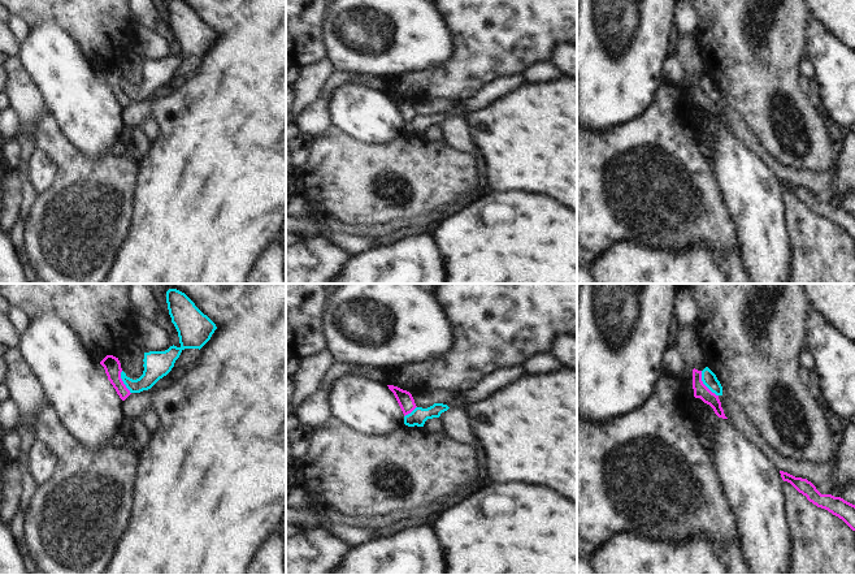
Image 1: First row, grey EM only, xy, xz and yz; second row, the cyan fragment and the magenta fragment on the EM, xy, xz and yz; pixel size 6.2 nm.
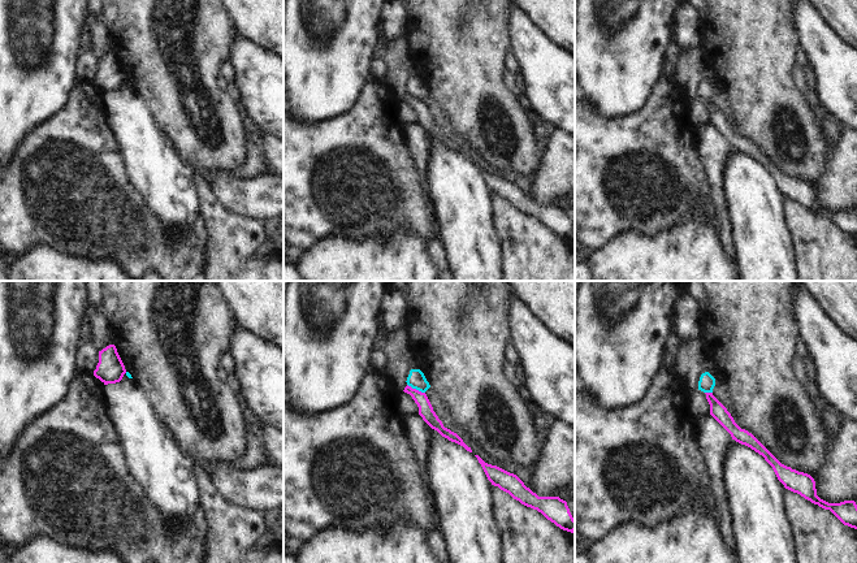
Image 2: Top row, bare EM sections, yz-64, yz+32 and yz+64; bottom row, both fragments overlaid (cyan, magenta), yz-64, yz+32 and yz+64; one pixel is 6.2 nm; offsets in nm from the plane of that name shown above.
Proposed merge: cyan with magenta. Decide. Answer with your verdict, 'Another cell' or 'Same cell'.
Another cell.

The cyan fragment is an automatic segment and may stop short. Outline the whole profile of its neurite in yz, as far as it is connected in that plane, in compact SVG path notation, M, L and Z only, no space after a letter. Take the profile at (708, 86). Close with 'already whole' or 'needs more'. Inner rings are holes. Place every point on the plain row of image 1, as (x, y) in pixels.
M708 75L702 79L702 90L712 101L722 104L722 95L716 83Z; already whole

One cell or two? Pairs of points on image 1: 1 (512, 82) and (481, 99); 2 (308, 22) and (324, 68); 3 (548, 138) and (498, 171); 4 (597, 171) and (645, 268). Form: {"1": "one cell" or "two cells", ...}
{"1": "one cell", "2": "two cells", "3": "one cell", "4": "two cells"}

